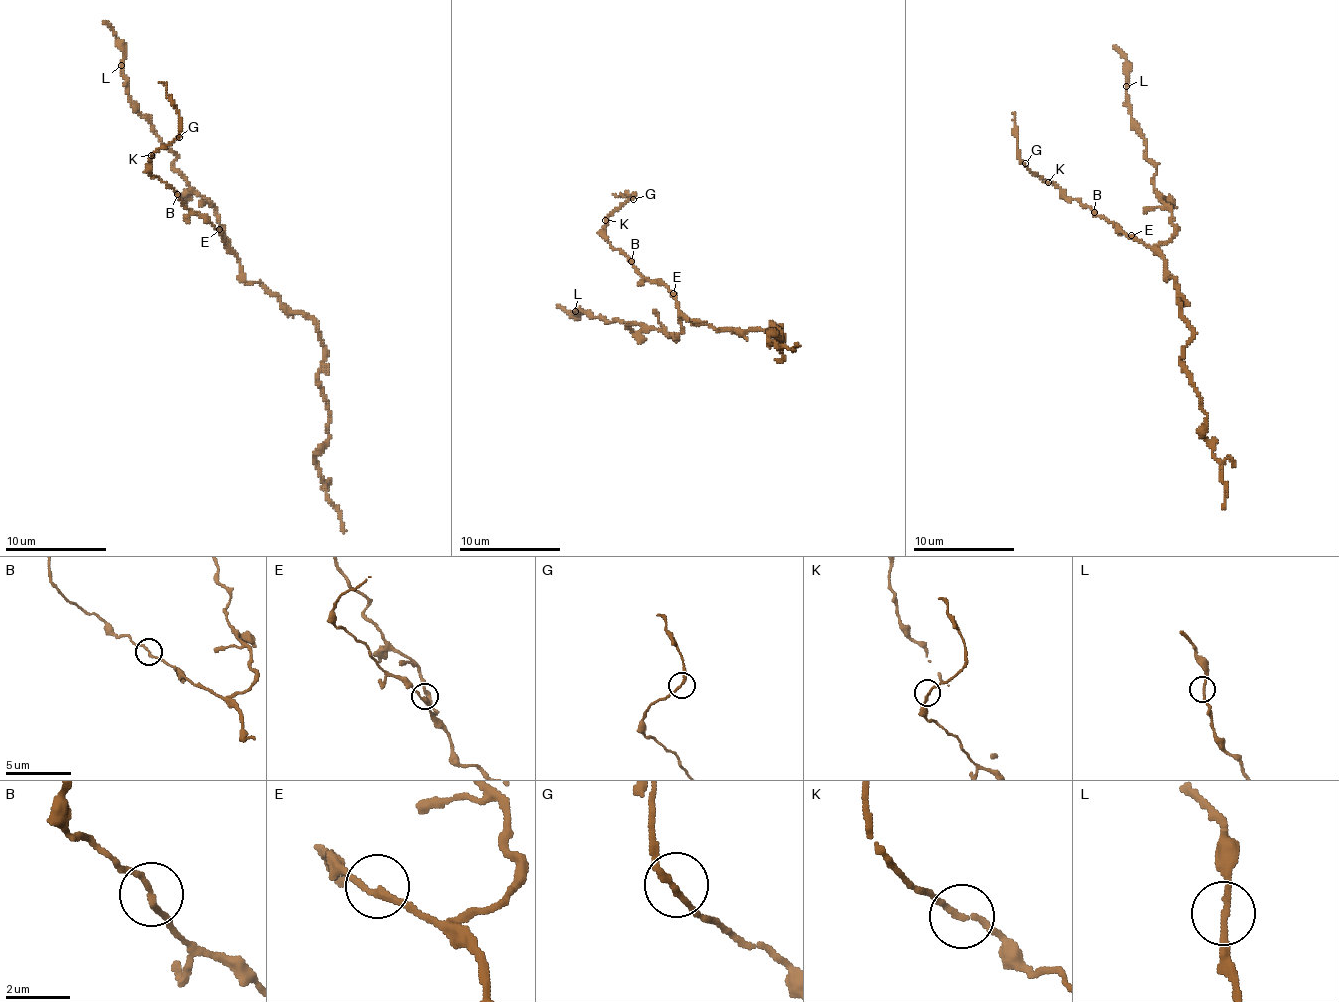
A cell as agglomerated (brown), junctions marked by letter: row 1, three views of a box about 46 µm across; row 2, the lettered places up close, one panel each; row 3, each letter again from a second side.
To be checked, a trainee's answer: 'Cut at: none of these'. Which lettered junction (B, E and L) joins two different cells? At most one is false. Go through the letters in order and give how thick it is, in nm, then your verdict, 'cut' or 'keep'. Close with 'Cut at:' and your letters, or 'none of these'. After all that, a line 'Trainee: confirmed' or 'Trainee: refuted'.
B: 170 nm | keep
E: 220 nm | keep
L: 170 nm | keep
Cut at: none of these
Trainee: confirmed

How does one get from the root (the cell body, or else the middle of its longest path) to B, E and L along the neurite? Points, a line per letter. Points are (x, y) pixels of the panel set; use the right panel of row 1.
B: (1169, 277), (1164, 260), (1093, 211)
E: (1169, 277), (1164, 260), (1131, 235)
L: (1169, 277), (1156, 246), (1174, 232), (1172, 211), (1154, 187), (1156, 166), (1131, 119), (1126, 86)

